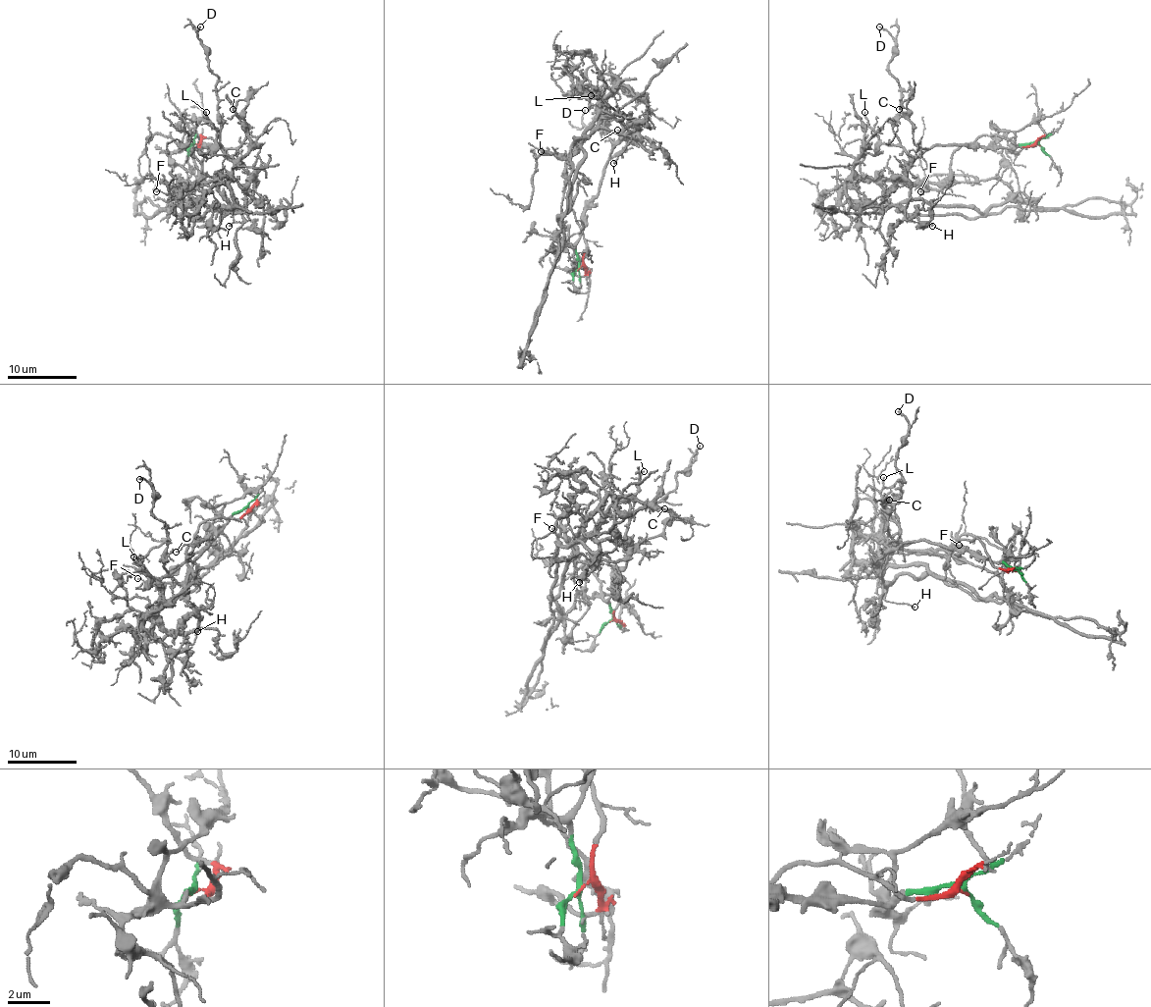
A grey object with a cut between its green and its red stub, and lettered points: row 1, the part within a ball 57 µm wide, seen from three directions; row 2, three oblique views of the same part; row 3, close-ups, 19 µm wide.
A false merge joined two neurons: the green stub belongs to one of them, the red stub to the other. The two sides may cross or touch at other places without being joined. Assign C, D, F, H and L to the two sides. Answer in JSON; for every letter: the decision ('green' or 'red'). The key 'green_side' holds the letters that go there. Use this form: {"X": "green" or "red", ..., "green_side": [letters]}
{"C": "green", "D": "green", "F": "red", "H": "green", "L": "green", "green_side": ["C", "D", "H", "L"]}

